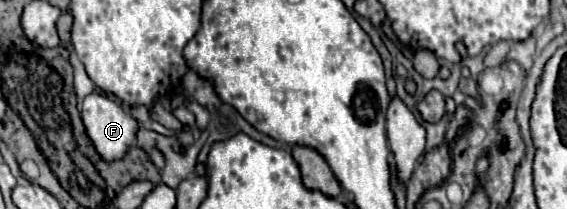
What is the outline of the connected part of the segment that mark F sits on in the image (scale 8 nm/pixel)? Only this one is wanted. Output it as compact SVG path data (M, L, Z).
M90 93L82 101L82 121L102 159L114 161L126 155L134 143L138 123L112 97Z

